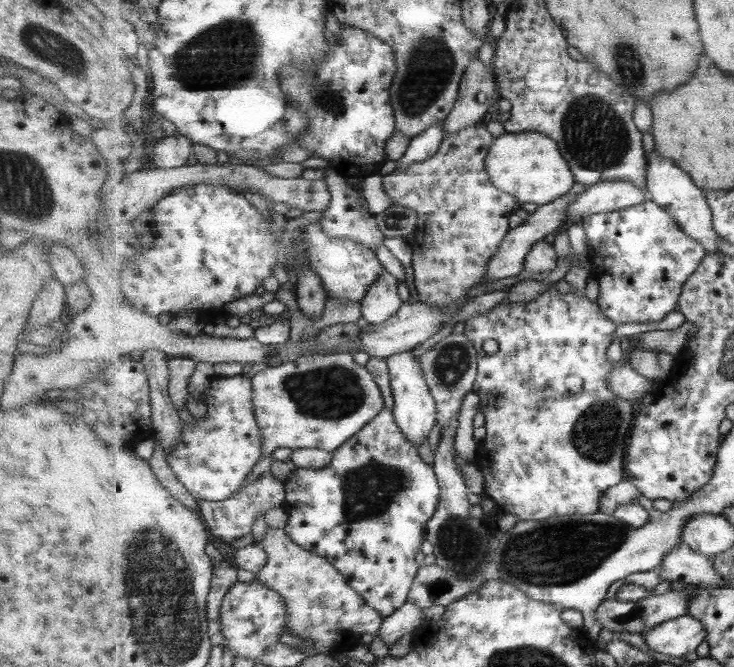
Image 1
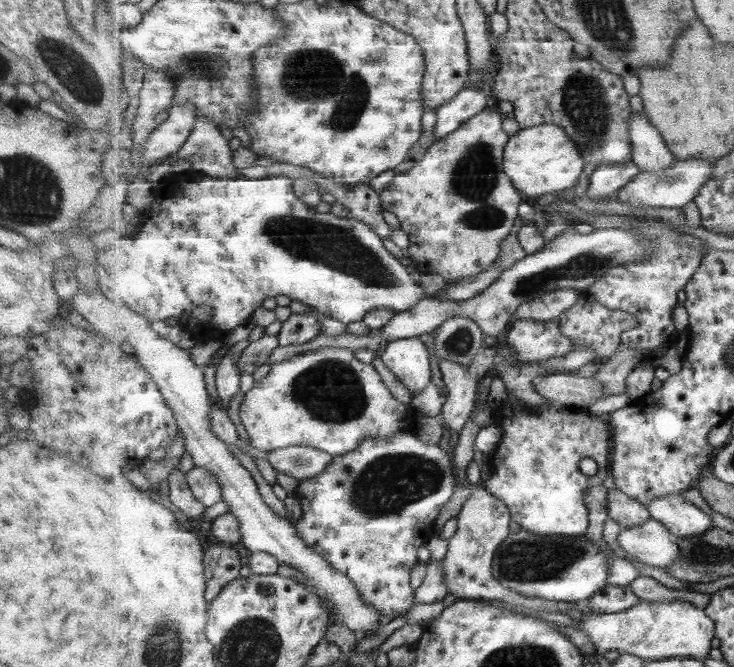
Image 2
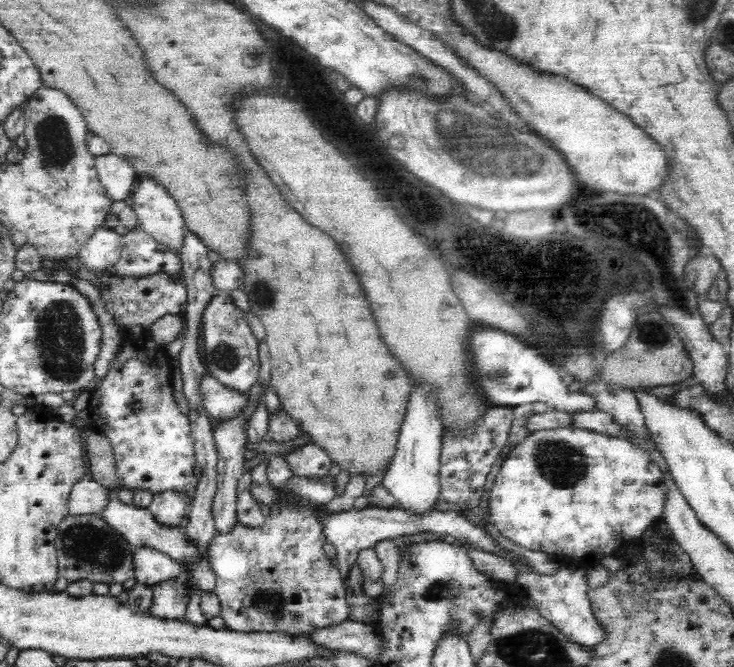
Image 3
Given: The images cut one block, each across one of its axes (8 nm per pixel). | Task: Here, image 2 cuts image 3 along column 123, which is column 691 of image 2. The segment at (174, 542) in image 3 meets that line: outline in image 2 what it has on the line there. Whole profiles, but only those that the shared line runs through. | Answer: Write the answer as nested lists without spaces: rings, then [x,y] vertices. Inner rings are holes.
[[[671,493],[653,499],[647,505],[651,519],[663,522],[676,537],[693,537],[713,528],[709,514],[681,496],[682,493]]]

